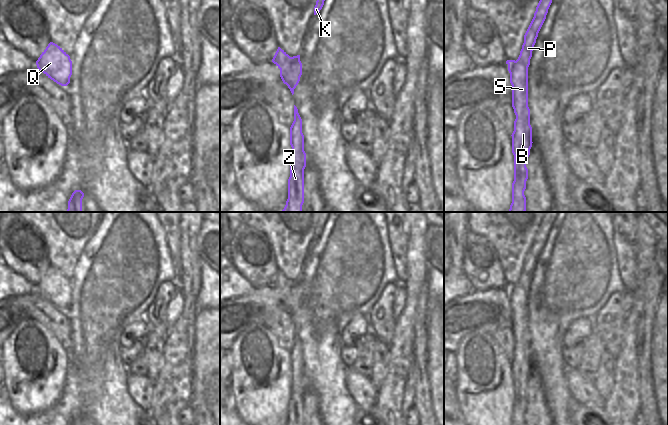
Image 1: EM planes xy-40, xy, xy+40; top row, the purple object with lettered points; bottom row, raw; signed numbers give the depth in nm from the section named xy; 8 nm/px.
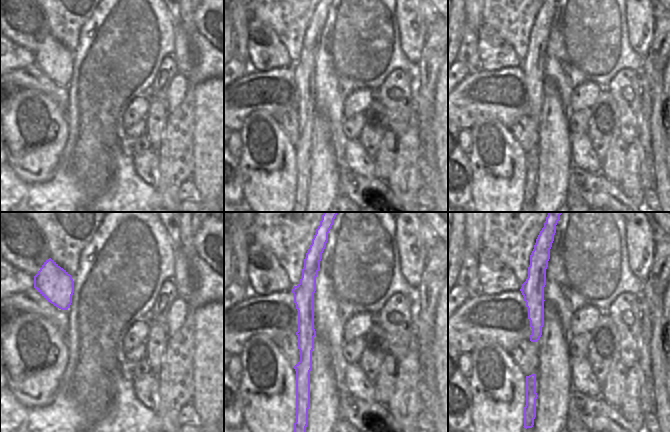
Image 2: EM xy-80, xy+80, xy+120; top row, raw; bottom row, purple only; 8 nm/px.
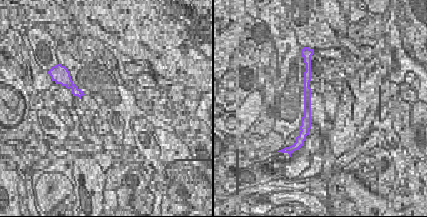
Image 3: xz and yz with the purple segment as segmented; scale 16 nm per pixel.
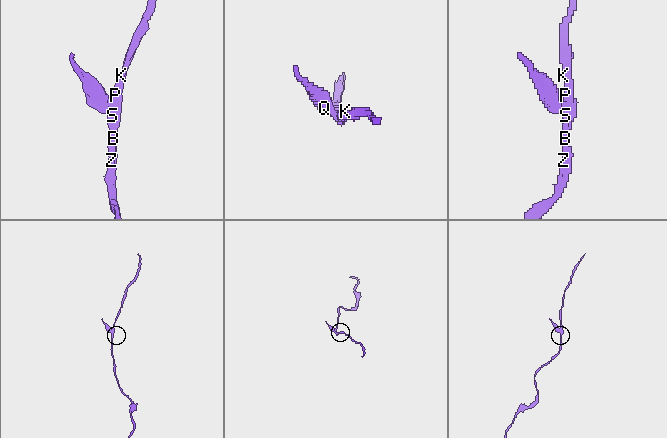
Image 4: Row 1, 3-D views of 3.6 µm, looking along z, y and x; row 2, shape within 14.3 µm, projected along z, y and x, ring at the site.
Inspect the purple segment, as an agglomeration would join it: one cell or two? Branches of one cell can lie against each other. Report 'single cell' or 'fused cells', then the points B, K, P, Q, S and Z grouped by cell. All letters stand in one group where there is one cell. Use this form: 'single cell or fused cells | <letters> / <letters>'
fused cells | B K P S Z / Q

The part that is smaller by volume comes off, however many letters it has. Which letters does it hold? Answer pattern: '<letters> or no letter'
Q

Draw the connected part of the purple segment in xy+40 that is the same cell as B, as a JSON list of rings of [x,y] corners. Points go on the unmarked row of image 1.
[[[544,212],[544,217],[536,231],[534,241],[524,259],[524,267],[518,283],[508,288],[512,309],[512,331],[516,339],[512,357],[512,377],[514,379],[514,405],[512,425],[526,425],[524,415],[528,403],[526,387],[532,371],[532,351],[528,331],[528,291],[538,257],[546,243],[548,233],[558,212]]]

